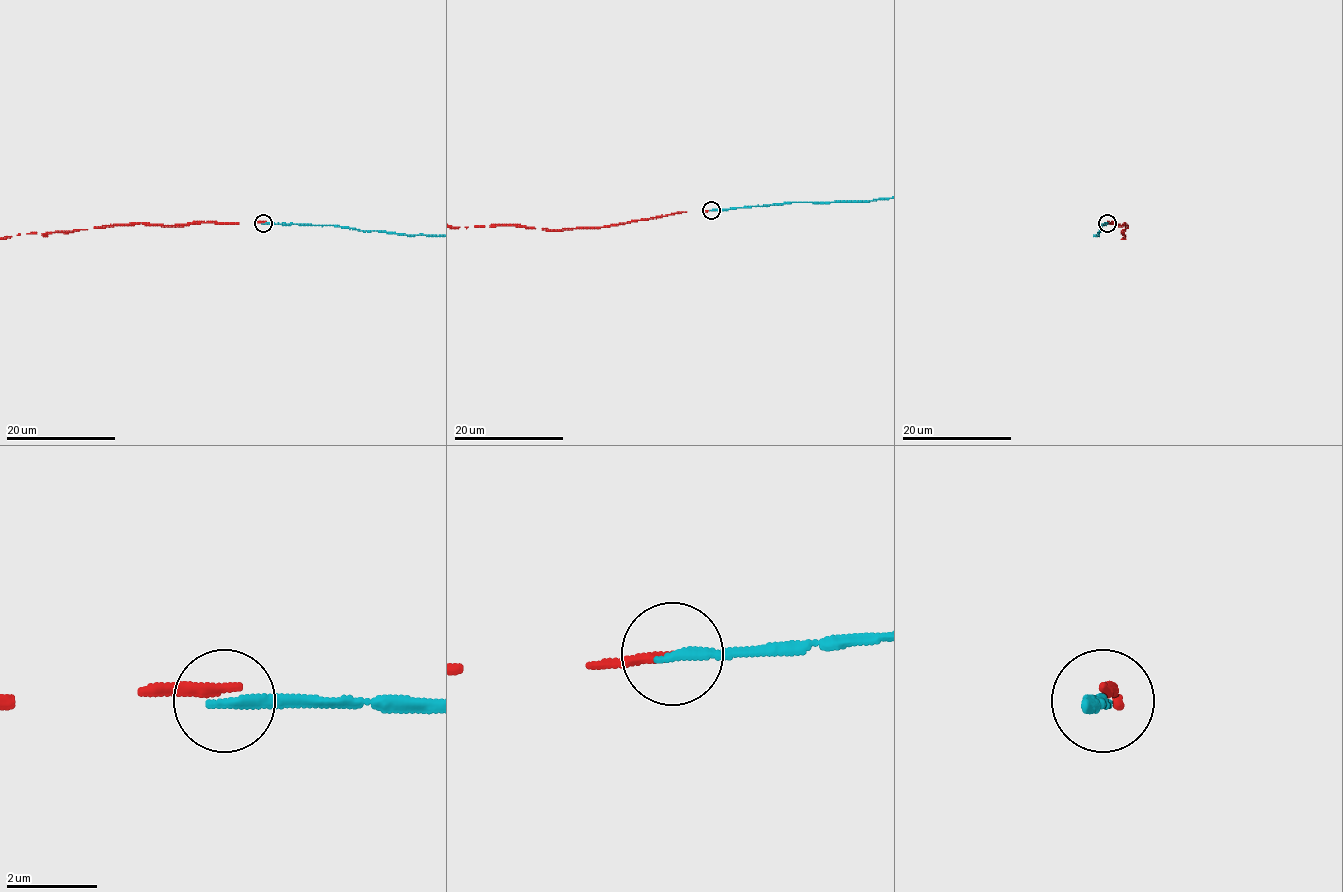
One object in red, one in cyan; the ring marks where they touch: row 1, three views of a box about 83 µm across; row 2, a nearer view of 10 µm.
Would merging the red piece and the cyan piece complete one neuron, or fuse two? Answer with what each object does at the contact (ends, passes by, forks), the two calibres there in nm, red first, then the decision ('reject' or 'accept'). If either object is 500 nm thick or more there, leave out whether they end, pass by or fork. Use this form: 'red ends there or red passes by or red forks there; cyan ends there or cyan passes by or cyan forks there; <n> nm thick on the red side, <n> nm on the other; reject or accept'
red ends there; cyan ends there; 240 nm thick on the red side, 200 nm on the other; reject

